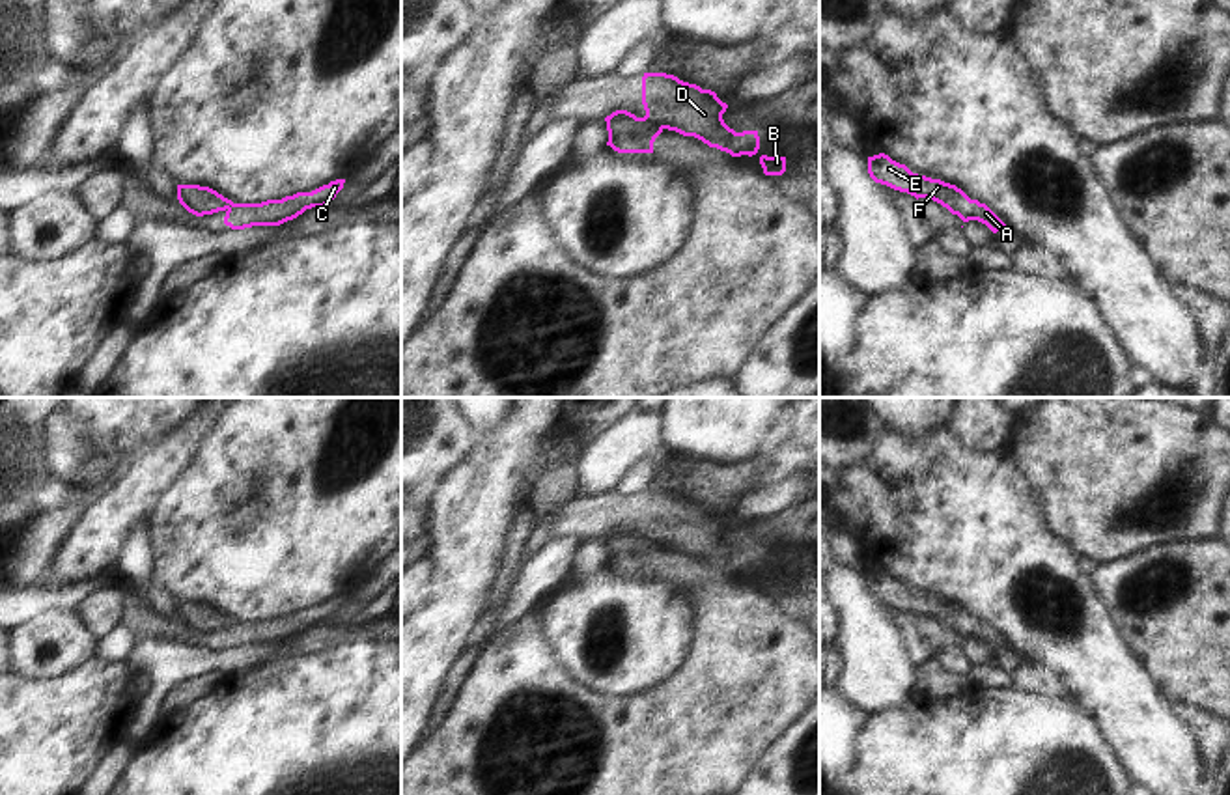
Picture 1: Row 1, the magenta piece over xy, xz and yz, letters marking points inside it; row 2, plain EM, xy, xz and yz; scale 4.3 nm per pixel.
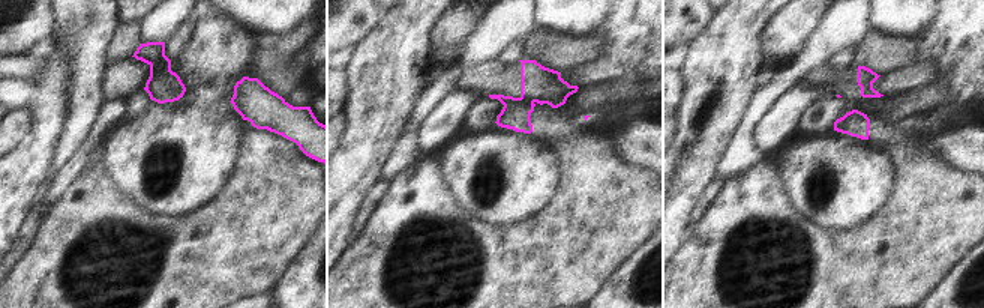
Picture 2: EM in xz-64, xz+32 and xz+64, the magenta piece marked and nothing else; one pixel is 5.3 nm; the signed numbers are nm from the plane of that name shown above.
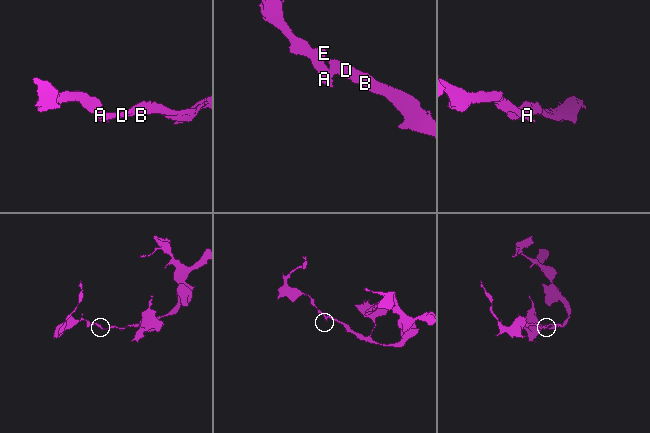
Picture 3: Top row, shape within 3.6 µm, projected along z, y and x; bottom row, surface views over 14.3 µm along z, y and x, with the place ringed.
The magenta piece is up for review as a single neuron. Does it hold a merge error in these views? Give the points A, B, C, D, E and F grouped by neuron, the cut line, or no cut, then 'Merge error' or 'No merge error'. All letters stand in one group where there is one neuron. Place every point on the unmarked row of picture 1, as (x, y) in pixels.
Groups: A E F / B C D. Split along xz (642, 536), (663, 545). Merge error.

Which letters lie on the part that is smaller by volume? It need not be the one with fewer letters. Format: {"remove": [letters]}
{"remove": ["A", "E", "F"]}

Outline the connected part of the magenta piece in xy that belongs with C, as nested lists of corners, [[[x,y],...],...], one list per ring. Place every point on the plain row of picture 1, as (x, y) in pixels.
[[[345,597],[330,599],[312,610],[297,610],[282,618],[267,618],[261,621],[233,621],[224,635],[224,642],[231,648],[252,644],[280,644],[297,636],[306,627],[328,623],[343,607]]]

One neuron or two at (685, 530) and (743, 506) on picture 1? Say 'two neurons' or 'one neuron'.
two neurons

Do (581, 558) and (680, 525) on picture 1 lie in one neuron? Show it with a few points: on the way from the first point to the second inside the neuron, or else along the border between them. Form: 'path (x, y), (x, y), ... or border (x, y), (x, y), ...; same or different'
border (603, 534), (592, 534), (581, 542); different

